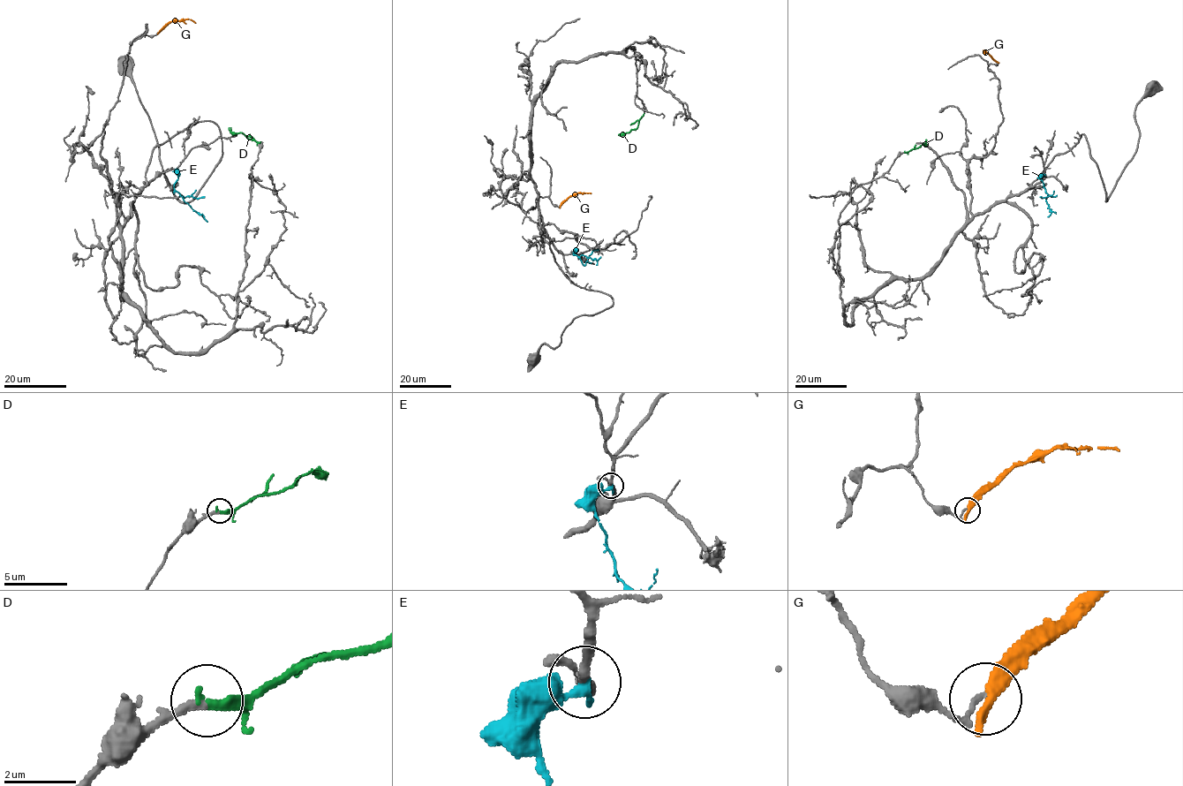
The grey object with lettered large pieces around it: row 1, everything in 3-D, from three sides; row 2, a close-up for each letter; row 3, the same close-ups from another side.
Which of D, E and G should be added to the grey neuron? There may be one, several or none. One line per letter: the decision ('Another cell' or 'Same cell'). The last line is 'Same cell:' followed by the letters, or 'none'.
D: Same cell
E: Another cell
G: Another cell
Same cell: D

